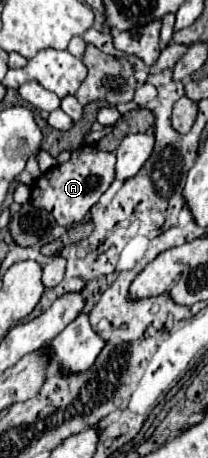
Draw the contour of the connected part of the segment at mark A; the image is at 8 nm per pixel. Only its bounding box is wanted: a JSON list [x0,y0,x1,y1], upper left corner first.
[32,145,116,227]

